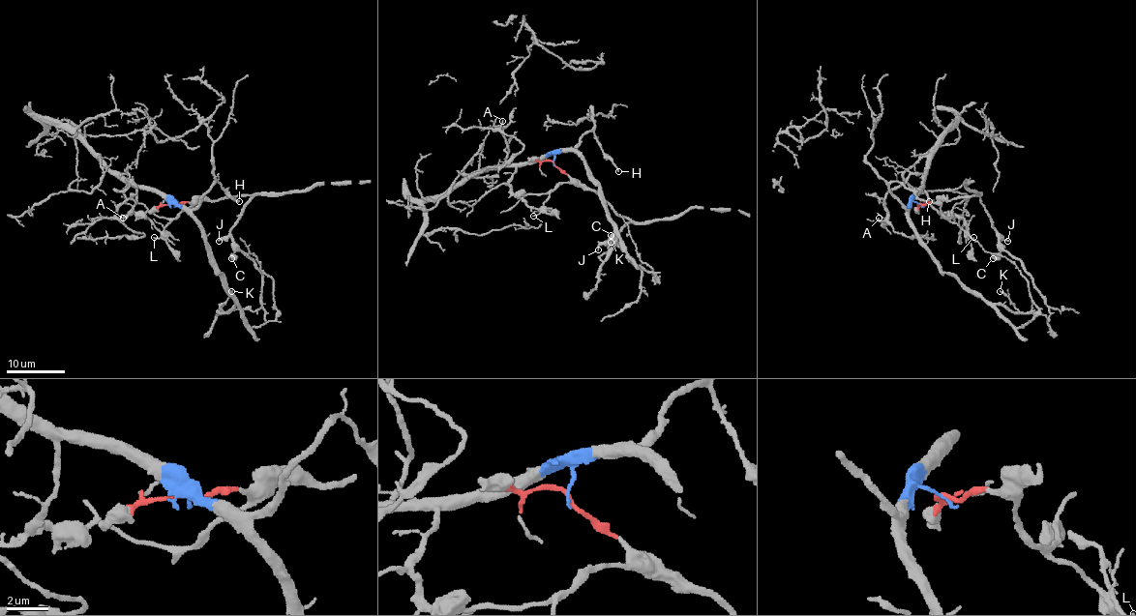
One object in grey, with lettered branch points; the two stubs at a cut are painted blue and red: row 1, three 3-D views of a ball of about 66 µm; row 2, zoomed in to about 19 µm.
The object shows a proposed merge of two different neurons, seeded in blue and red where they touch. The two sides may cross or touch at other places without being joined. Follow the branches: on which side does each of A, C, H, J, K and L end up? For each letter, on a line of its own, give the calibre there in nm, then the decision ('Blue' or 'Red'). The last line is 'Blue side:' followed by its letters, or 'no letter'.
A: Thickness 140 nm. Blue
C: Thickness 750 nm. Red
H: Thickness 190 nm. Blue
J: Thickness 150 nm. Red
K: Thickness 150 nm. Blue
L: Thickness 140 nm. Red
Blue side: A, H, K

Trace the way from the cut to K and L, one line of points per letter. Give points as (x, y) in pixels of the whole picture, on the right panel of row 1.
K: (920, 204), (911, 203), (909, 220), (919, 243), (942, 272), (955, 277), (992, 303), (1018, 311), (1000, 291)
L: (920, 204), (932, 201), (940, 206), (940, 210), (973, 237)

